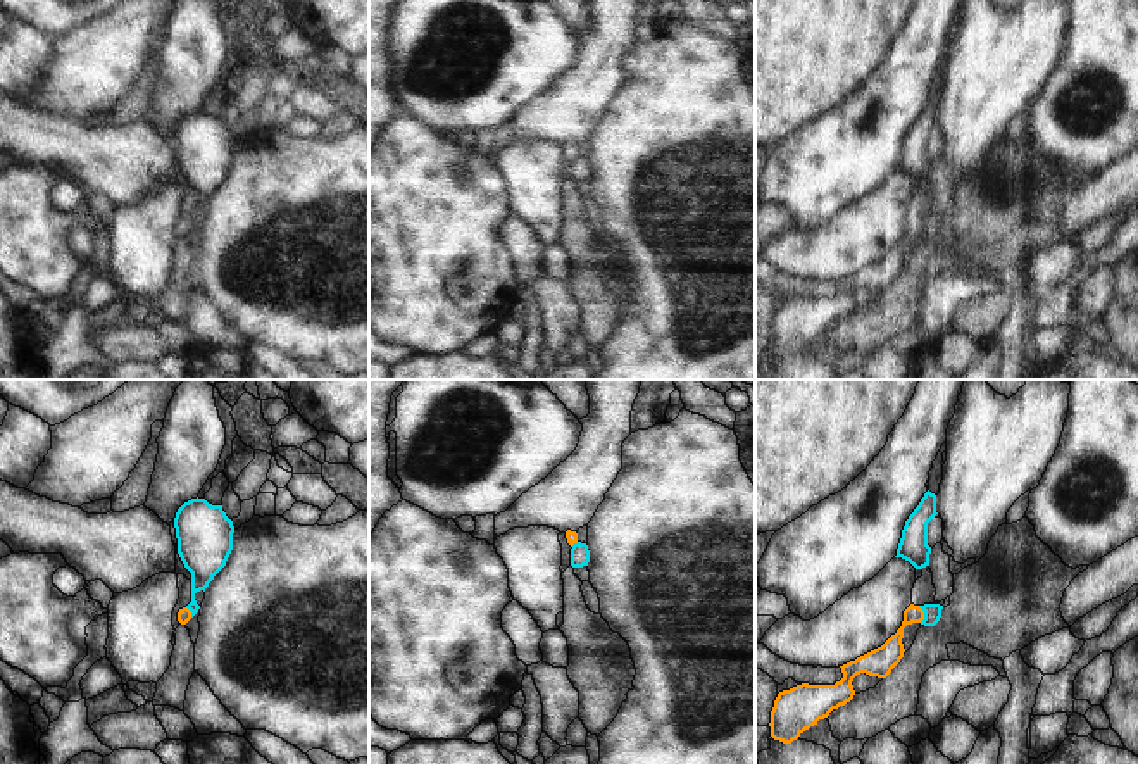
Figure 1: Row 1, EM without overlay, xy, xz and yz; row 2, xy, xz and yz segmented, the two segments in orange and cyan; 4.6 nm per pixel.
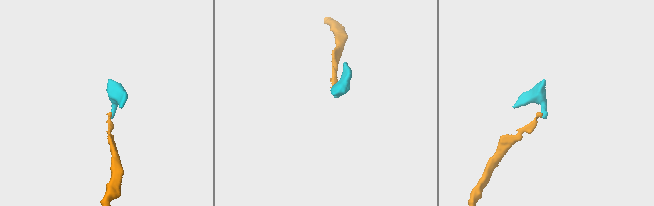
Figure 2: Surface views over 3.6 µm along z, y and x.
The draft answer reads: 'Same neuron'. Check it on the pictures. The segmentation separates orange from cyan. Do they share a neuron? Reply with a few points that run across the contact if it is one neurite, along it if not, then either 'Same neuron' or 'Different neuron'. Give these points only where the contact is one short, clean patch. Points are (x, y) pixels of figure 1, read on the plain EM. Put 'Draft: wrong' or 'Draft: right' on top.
Draft: wrong
Line: yz (918, 219), (923, 225), (921, 237). Different neuron.

